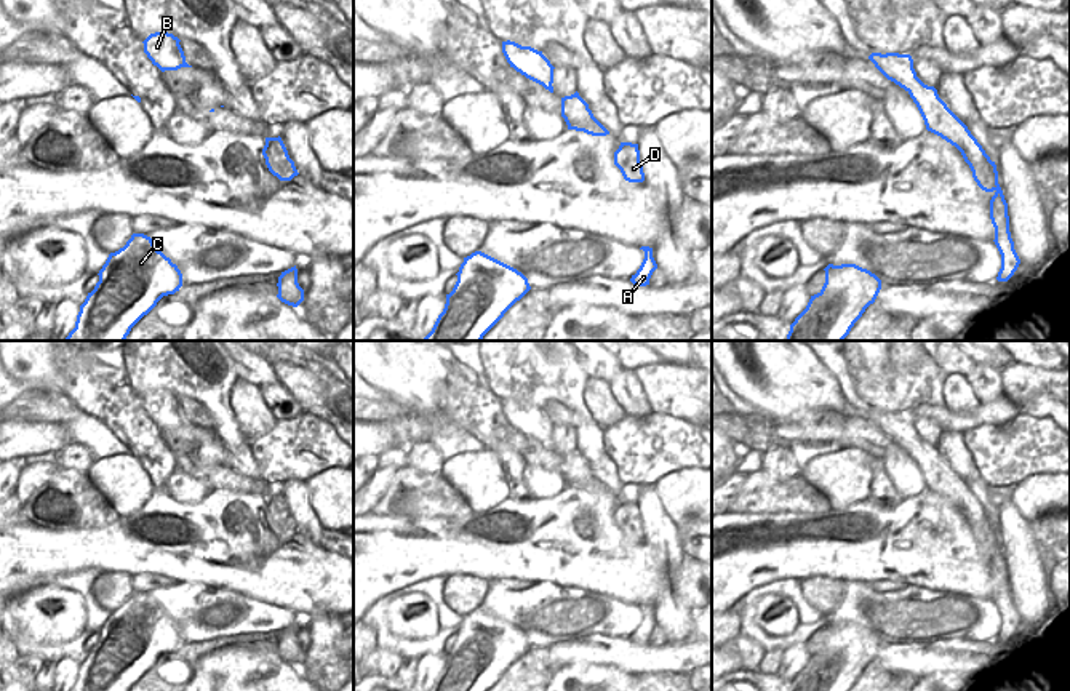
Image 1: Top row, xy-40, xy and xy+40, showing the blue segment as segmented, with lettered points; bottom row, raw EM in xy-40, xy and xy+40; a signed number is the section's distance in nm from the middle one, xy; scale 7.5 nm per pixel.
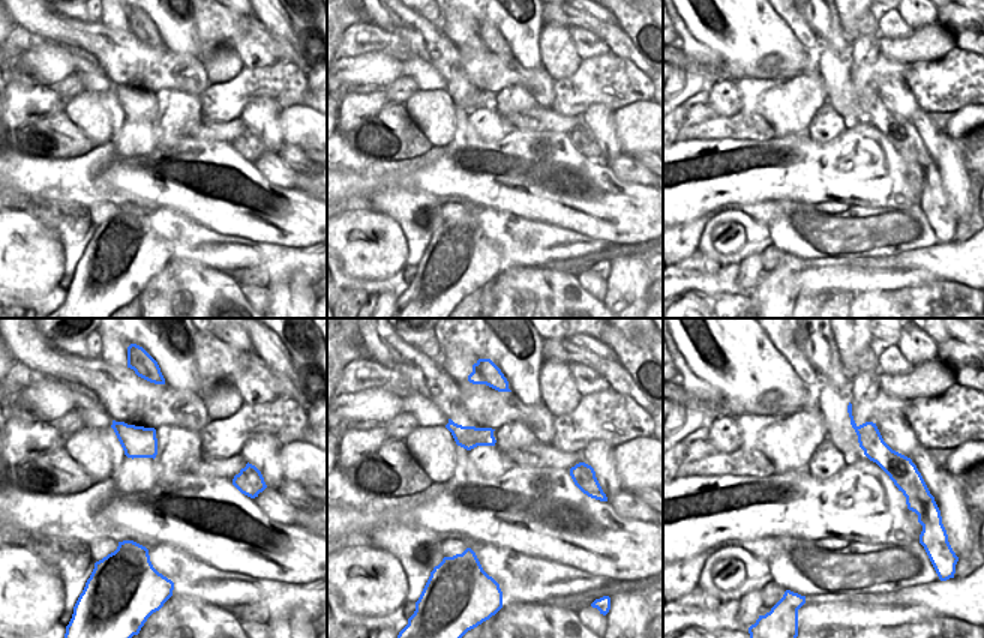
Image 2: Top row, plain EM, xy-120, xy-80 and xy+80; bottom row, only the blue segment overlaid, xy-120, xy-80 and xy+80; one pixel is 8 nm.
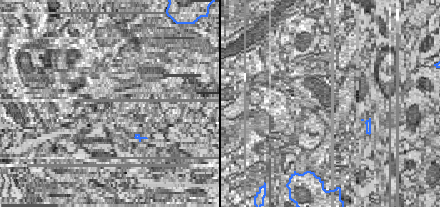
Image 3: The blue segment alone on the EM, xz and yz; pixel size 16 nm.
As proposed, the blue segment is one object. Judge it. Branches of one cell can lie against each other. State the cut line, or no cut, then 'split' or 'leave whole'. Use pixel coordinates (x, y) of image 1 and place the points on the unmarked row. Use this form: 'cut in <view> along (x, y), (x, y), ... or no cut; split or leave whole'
cut in xy+40 along (915, 434), (904, 447); split

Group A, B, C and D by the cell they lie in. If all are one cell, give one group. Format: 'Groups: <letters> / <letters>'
Groups: A D / B C.

